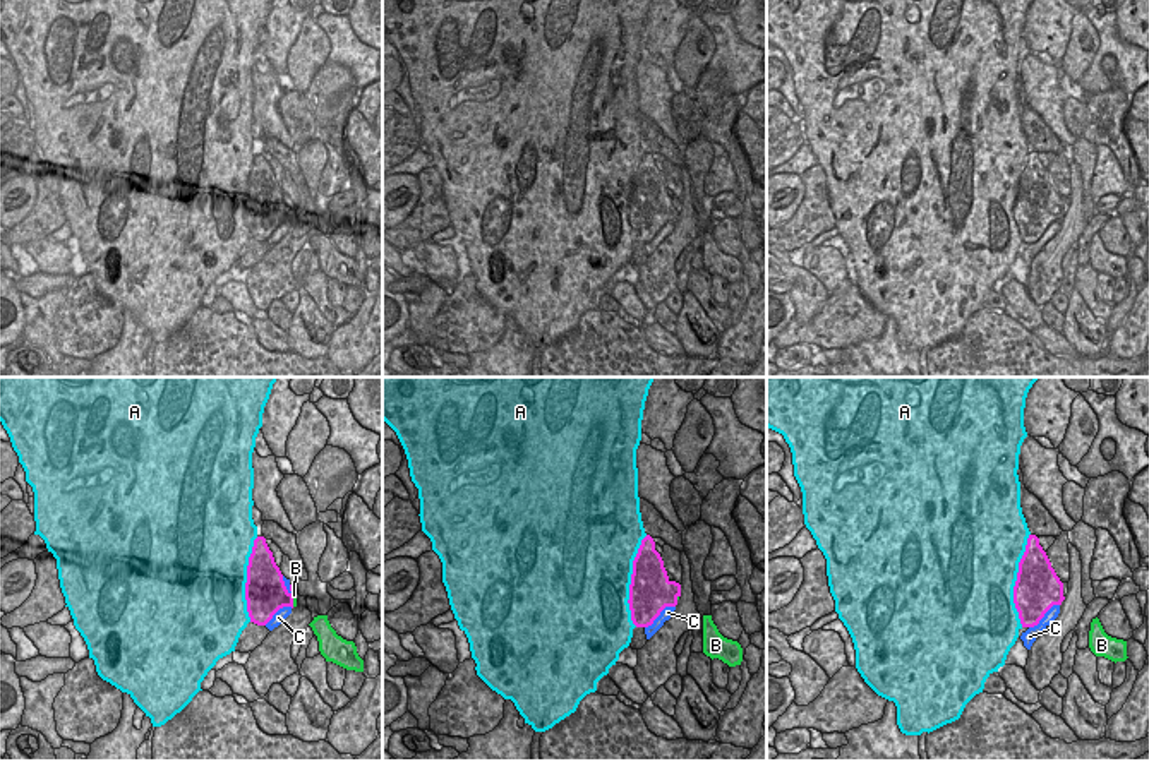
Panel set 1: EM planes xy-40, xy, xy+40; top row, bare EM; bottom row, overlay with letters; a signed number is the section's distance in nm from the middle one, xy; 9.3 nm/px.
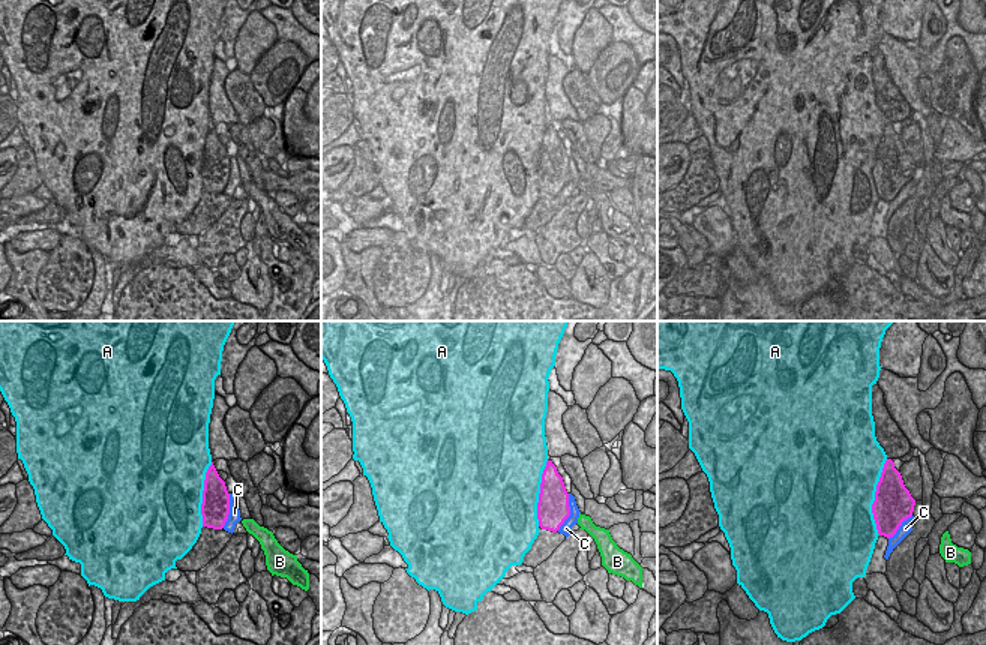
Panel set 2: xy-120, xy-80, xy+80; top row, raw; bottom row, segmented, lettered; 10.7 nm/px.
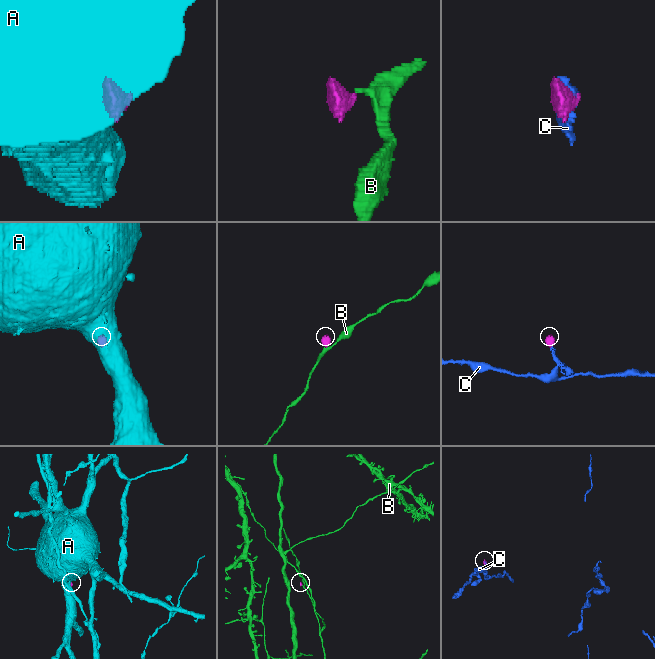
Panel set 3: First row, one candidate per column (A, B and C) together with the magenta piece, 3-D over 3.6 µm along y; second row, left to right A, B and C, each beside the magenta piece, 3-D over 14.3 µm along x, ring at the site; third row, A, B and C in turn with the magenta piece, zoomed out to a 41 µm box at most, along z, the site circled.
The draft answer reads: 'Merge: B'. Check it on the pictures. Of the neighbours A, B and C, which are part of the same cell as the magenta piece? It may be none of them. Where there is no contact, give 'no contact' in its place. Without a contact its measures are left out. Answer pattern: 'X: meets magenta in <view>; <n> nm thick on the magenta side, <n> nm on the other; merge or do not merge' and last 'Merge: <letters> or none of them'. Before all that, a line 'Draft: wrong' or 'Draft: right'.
Draft: right
A: meets magenta in xy+40; 440 nm thick on the magenta side, 480 nm on the other; do not merge
B: meets magenta in xy-40; 380 nm thick on the magenta side, 30 nm on the other; merge
C: meets magenta in xy; 400 nm thick on the magenta side, 120 nm on the other; do not merge
Merge: B

